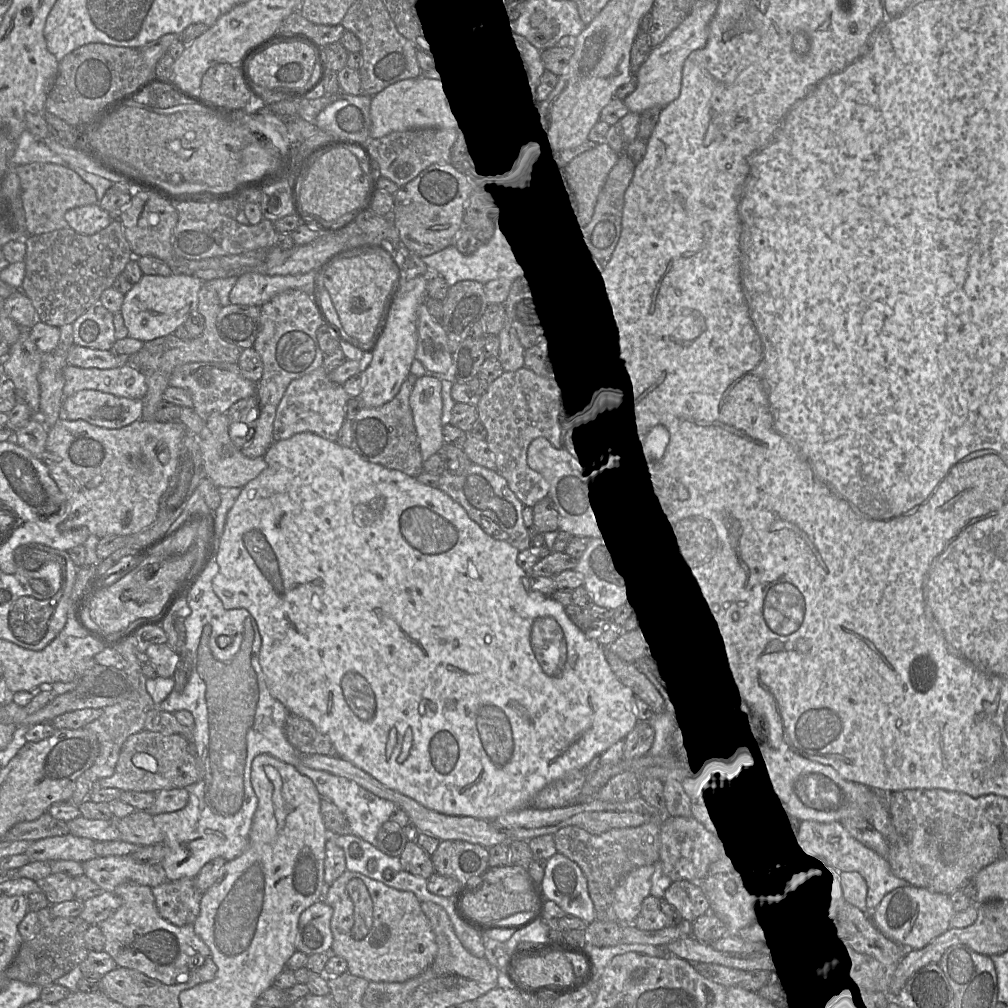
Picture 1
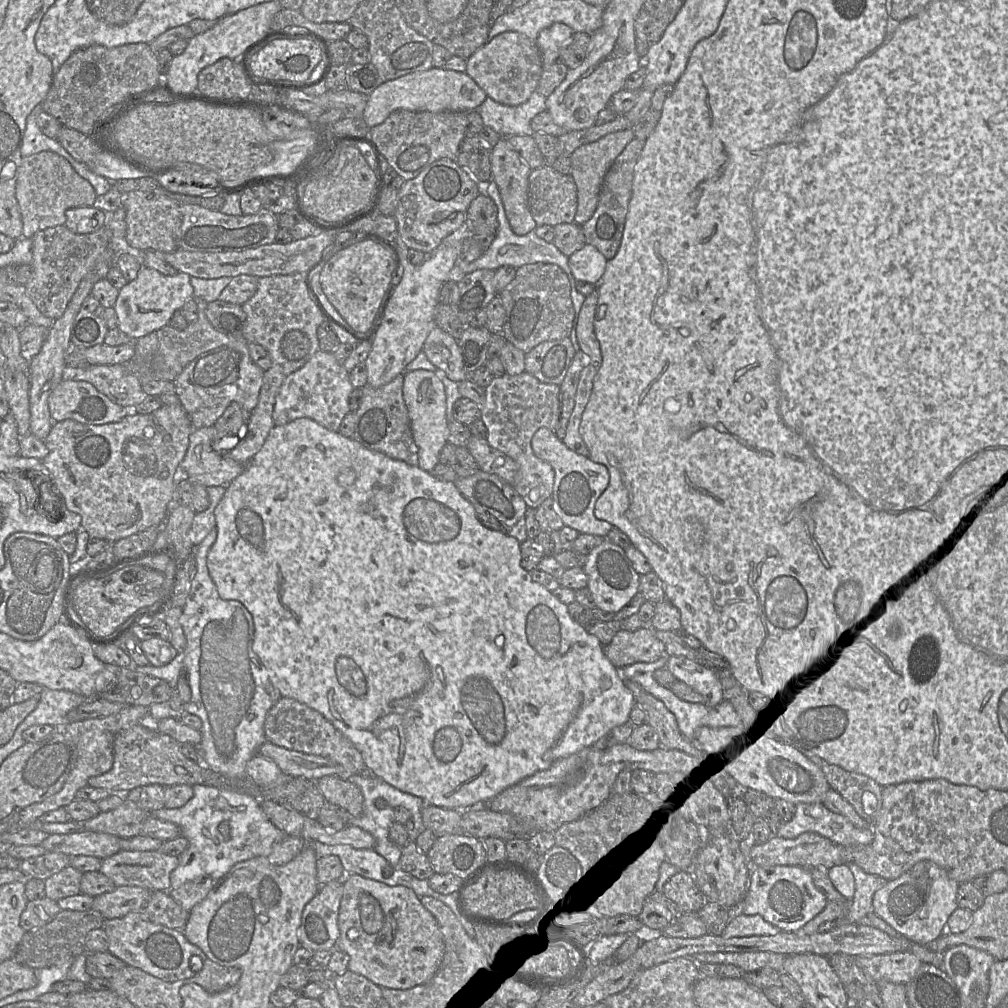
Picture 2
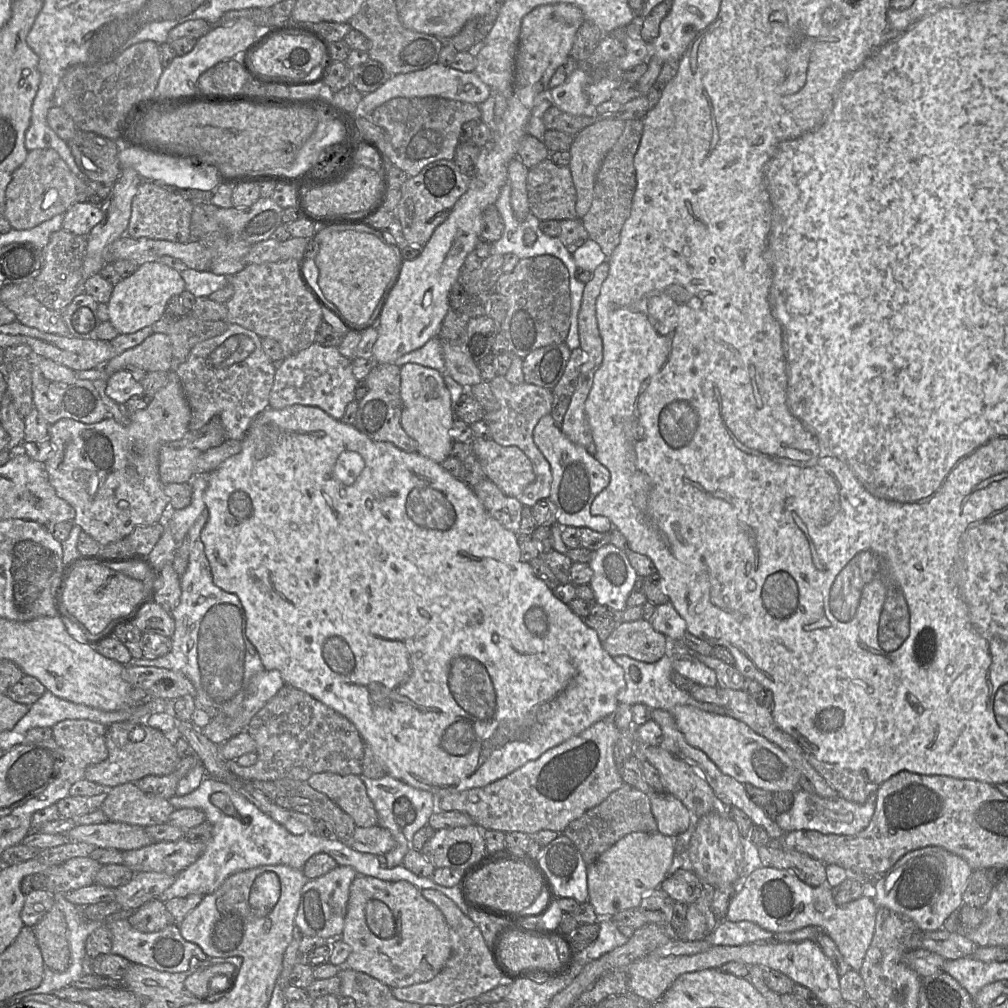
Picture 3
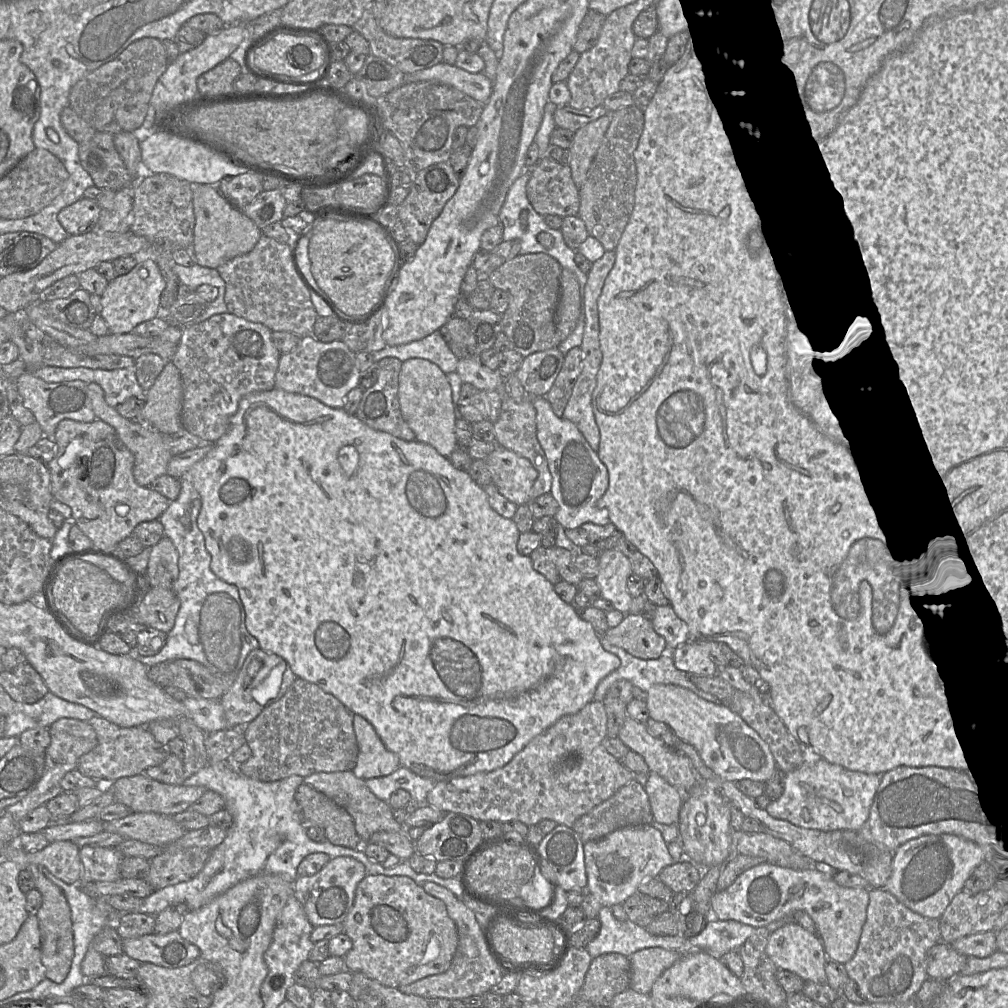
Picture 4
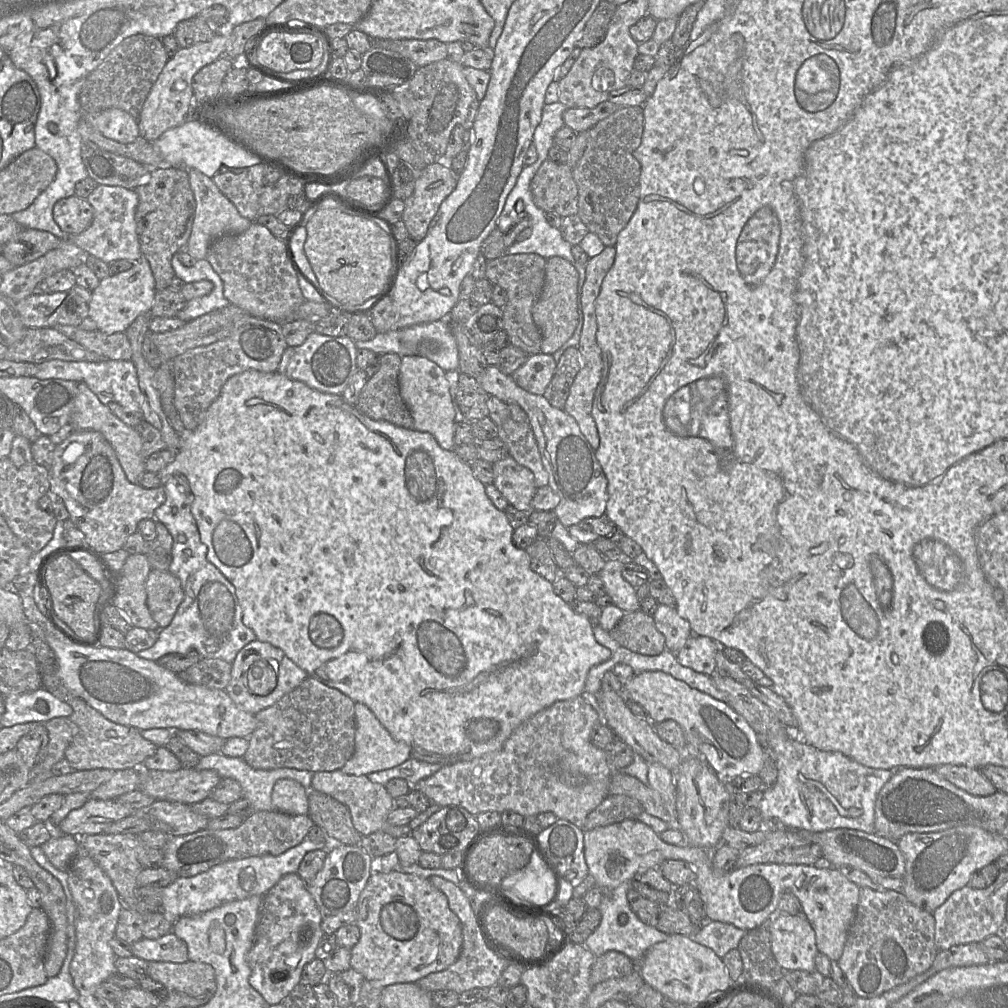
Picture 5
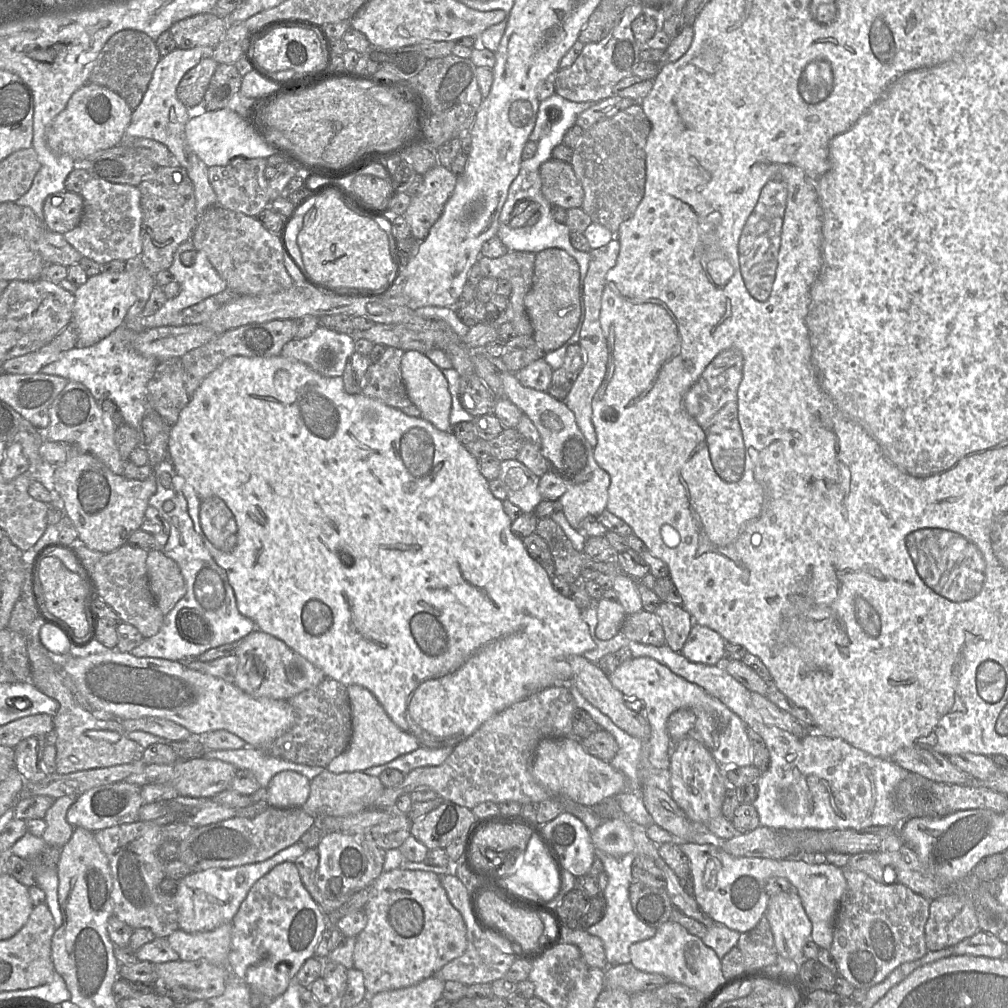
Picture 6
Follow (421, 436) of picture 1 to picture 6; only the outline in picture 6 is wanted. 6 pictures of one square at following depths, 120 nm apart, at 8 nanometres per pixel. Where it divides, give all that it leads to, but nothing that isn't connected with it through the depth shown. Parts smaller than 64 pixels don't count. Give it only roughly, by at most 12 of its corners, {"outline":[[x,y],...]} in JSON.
{"outline":[[415,350],[401,373],[420,417],[450,431],[451,395],[441,369]]}

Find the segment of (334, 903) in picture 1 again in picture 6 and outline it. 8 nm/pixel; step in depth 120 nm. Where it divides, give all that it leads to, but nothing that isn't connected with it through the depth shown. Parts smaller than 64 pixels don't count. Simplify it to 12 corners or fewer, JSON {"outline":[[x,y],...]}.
{"outline":[[434,872],[371,884],[354,968],[368,996],[415,985],[467,948]]}

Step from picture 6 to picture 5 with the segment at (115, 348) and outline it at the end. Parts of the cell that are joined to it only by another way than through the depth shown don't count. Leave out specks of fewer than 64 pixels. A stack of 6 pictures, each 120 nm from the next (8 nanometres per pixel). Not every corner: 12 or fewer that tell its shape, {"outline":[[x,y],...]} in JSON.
{"outline":[[50,360],[40,380],[84,382],[105,405],[142,415],[143,394],[131,360]]}

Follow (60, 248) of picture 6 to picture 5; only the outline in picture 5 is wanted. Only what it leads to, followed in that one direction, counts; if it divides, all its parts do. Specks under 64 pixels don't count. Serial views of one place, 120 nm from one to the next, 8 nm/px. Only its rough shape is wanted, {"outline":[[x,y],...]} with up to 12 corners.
{"outline":[[23,228],[4,244],[14,267],[42,257],[62,241]]}

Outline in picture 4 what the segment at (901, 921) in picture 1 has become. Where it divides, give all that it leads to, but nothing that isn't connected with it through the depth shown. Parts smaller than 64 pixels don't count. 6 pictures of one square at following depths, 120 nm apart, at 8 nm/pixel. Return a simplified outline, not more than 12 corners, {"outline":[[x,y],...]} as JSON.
{"outline":[[955,835],[894,852],[884,889],[939,920],[991,859]]}

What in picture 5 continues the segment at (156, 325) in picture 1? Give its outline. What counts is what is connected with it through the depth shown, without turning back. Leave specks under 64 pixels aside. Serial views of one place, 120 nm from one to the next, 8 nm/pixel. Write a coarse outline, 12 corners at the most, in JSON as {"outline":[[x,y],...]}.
{"outline":[[141,258],[100,280],[88,317],[105,334],[150,313],[155,286]]}

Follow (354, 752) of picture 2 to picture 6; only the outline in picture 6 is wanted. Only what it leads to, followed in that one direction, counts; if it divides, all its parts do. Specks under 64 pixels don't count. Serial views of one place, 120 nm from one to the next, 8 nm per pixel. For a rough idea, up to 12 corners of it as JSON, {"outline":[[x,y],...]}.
{"outline":[[346,686],[289,698],[292,726],[261,749],[326,769],[352,736]]}

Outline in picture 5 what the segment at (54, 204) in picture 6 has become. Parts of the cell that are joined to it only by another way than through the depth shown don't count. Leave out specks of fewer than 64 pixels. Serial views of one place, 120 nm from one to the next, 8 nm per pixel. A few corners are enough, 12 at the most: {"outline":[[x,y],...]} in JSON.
{"outline":[[73,195],[55,203],[53,218],[66,235],[91,225],[93,207]]}

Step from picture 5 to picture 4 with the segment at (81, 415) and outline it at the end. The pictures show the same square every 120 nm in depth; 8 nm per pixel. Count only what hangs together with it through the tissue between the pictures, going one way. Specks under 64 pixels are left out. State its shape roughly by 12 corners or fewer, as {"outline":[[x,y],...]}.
{"outline":[[97,383],[87,388],[96,419],[112,426],[135,458],[140,486],[168,474],[174,455],[163,433],[107,404]]}

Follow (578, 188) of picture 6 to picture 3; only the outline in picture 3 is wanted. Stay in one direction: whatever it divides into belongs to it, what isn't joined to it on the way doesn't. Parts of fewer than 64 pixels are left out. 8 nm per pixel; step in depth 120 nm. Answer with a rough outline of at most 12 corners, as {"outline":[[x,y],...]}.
{"outline":[[547,158],[530,168],[530,212],[542,220],[577,219],[568,166]]}

